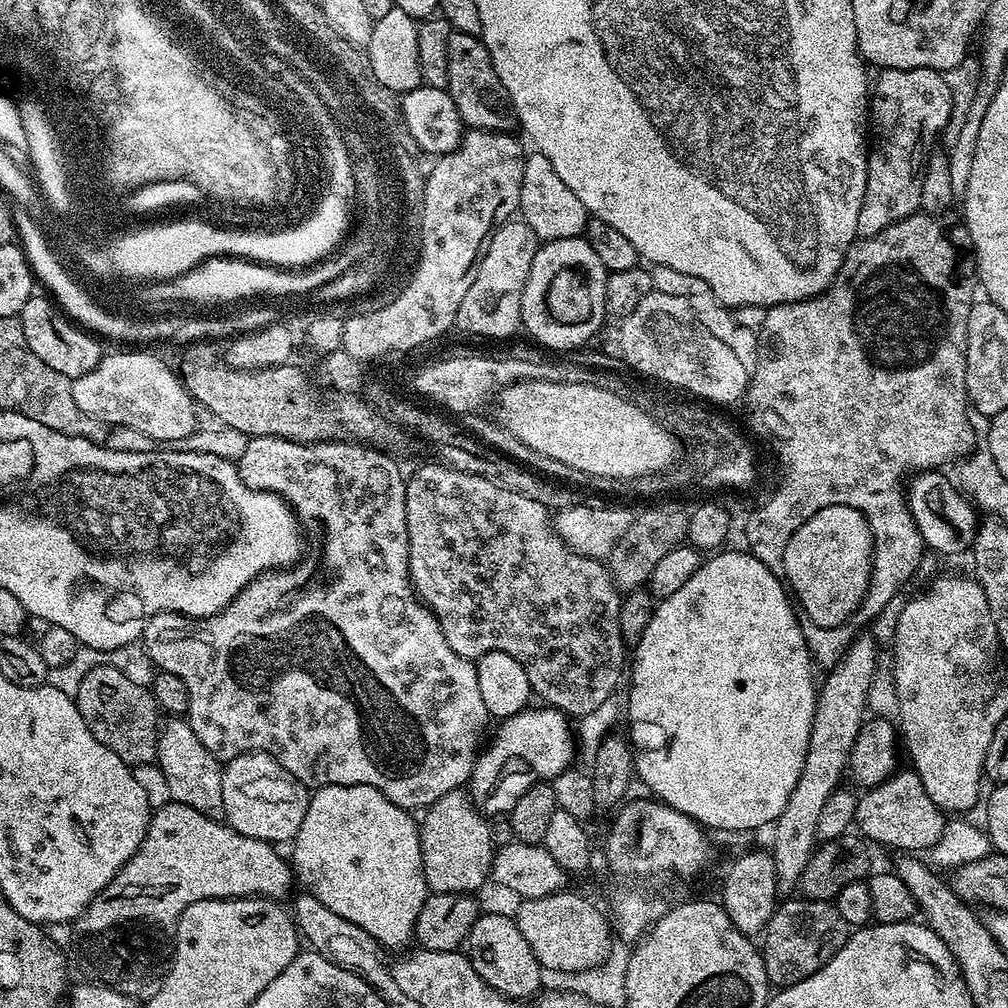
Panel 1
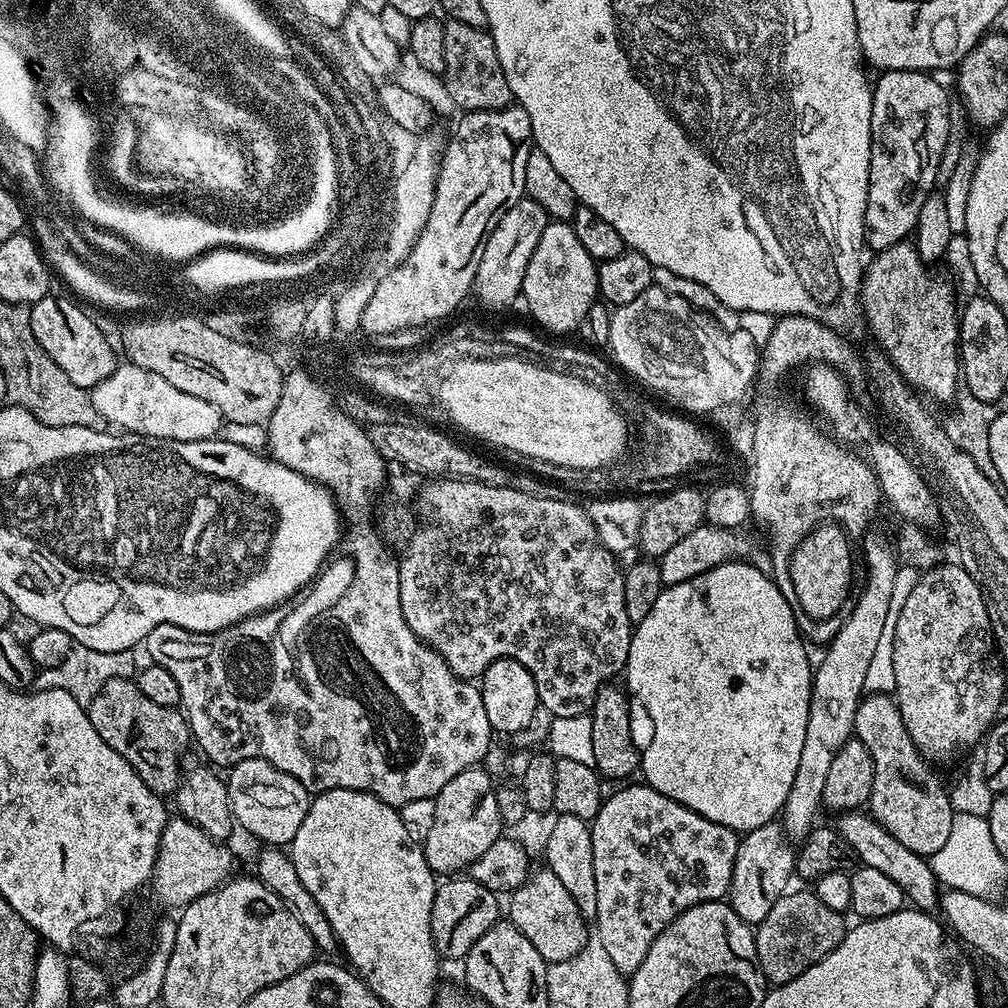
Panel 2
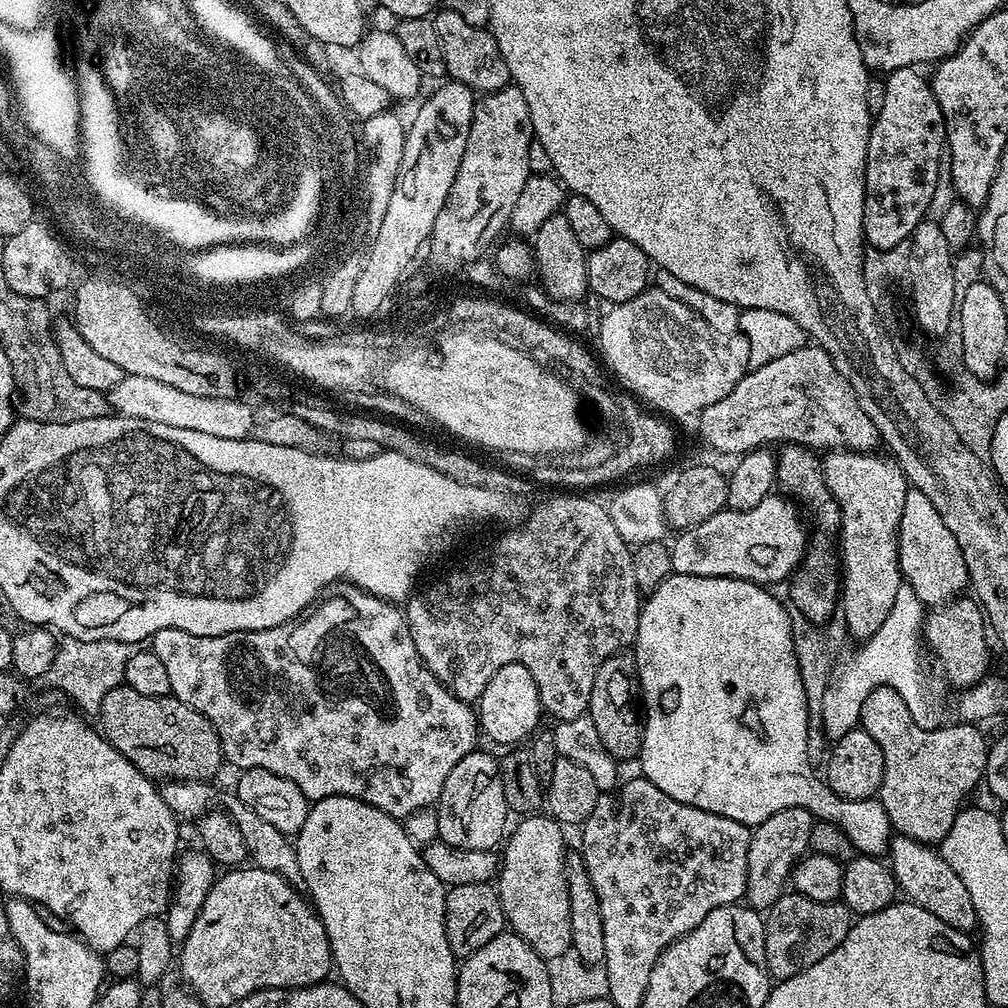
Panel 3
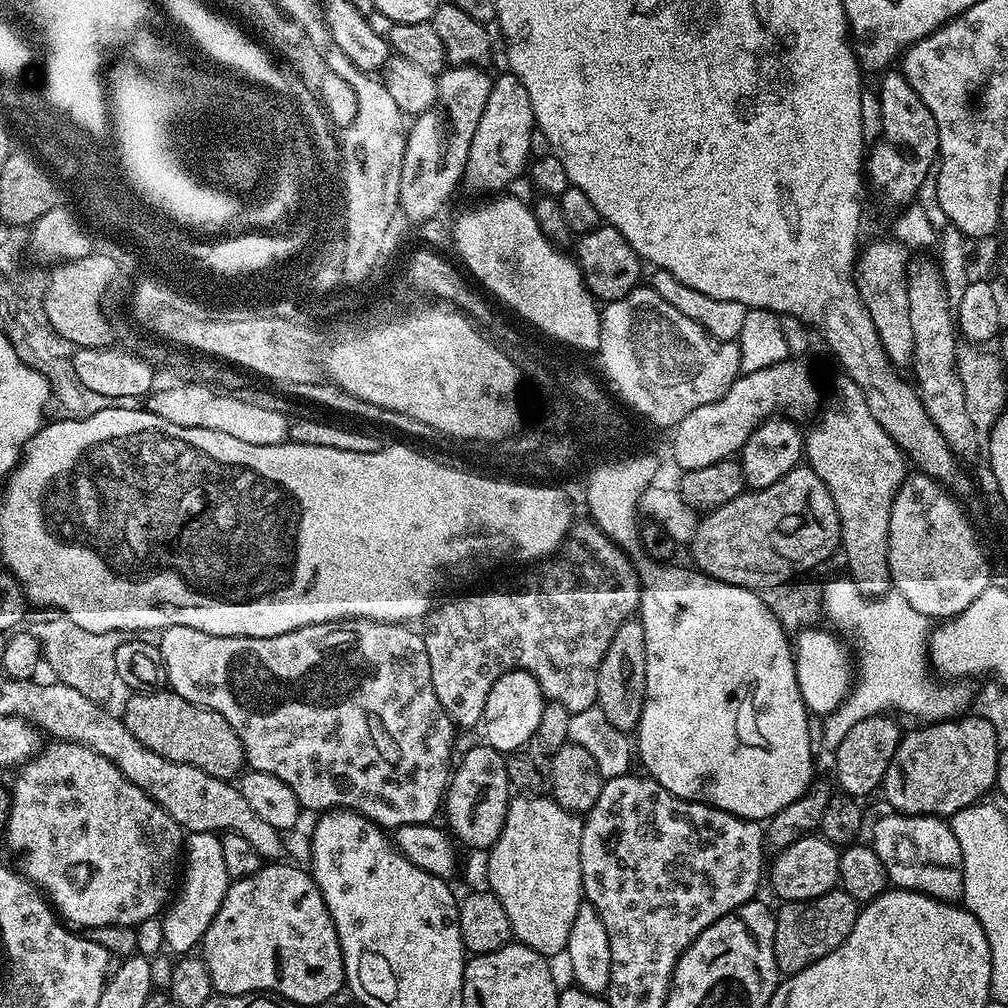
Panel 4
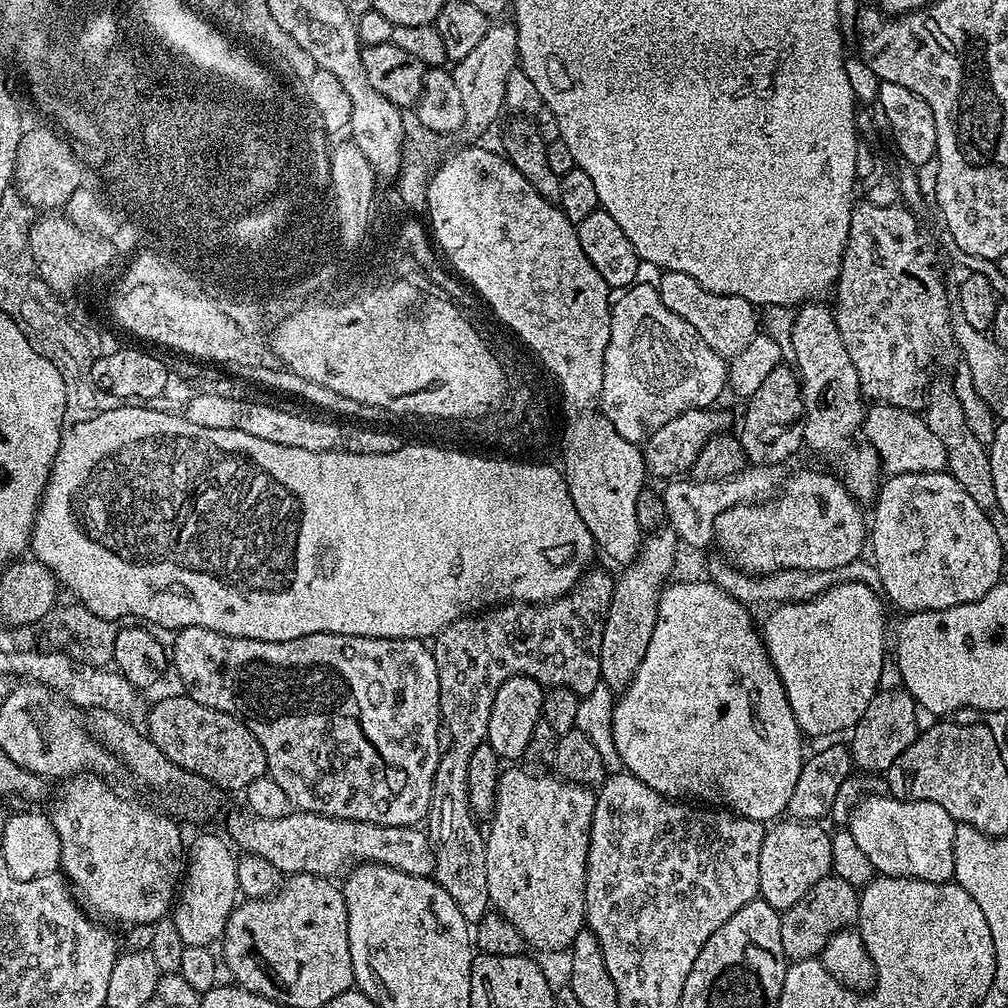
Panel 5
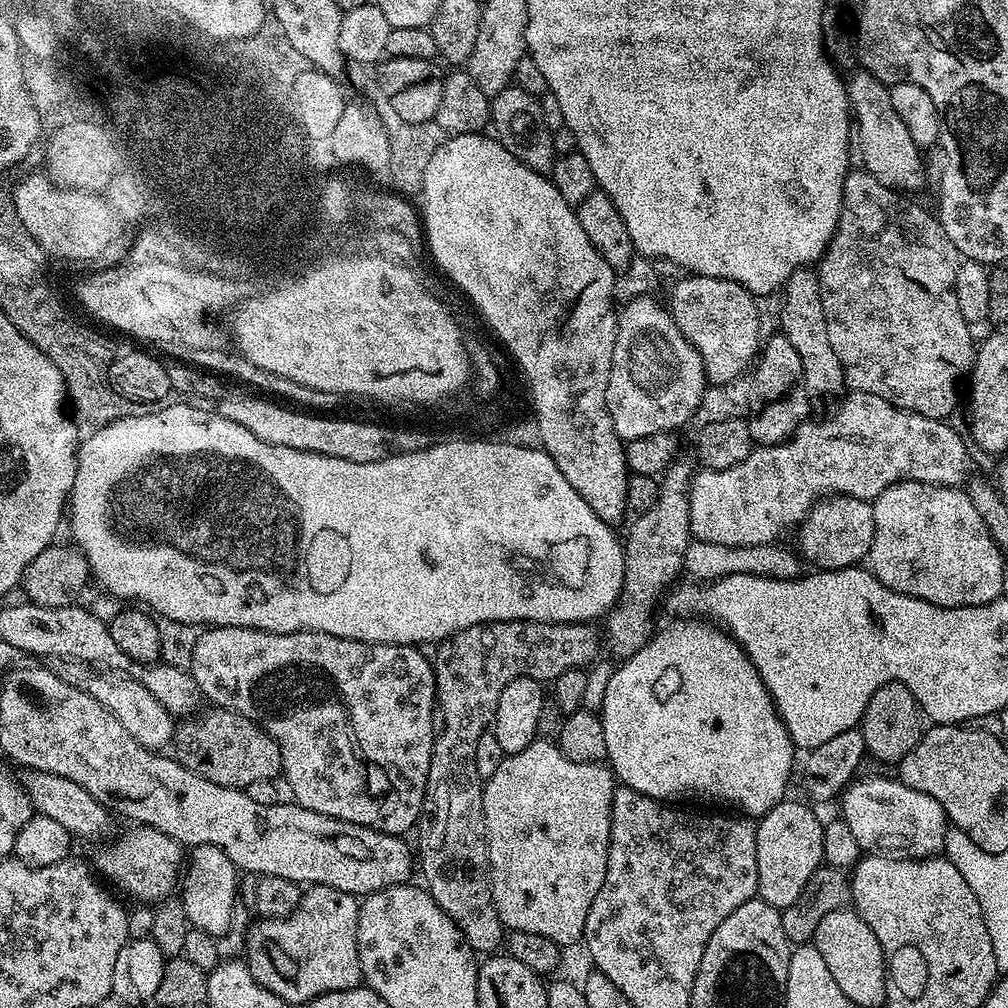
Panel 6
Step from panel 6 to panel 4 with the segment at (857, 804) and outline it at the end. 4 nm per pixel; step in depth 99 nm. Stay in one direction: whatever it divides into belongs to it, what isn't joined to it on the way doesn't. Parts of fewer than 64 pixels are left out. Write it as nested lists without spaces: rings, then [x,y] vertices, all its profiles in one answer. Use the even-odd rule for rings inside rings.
[[[892,812],[887,815],[873,826],[870,840],[878,858],[882,858],[882,866],[886,866],[889,881],[897,888],[921,892],[935,900],[959,901],[964,894],[962,846],[958,846],[958,838],[954,838],[951,823],[938,816],[905,816],[903,812]]]

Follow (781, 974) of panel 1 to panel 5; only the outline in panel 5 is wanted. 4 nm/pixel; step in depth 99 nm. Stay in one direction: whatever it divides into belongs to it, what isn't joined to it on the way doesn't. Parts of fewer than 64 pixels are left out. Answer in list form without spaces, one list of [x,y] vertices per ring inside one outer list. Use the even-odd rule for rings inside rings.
[[[831,874],[823,876],[794,906],[783,909],[780,917],[782,926],[782,950],[789,961],[815,960],[821,955],[830,938],[844,929],[851,929],[860,919],[860,892],[850,882]]]

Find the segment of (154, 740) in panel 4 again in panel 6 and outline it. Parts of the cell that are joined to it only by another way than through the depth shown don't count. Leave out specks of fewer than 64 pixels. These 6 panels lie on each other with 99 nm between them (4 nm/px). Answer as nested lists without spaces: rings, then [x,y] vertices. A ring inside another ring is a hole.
[[[213,707],[208,711],[212,712],[206,713],[205,716],[197,715],[195,718],[185,719],[175,729],[174,749],[176,748],[176,752],[174,751],[174,756],[183,768],[218,786],[241,790],[246,790],[250,782],[275,781],[281,775],[280,751],[274,738],[270,738],[253,720],[247,720],[238,712],[229,712],[226,708],[218,707]]]

